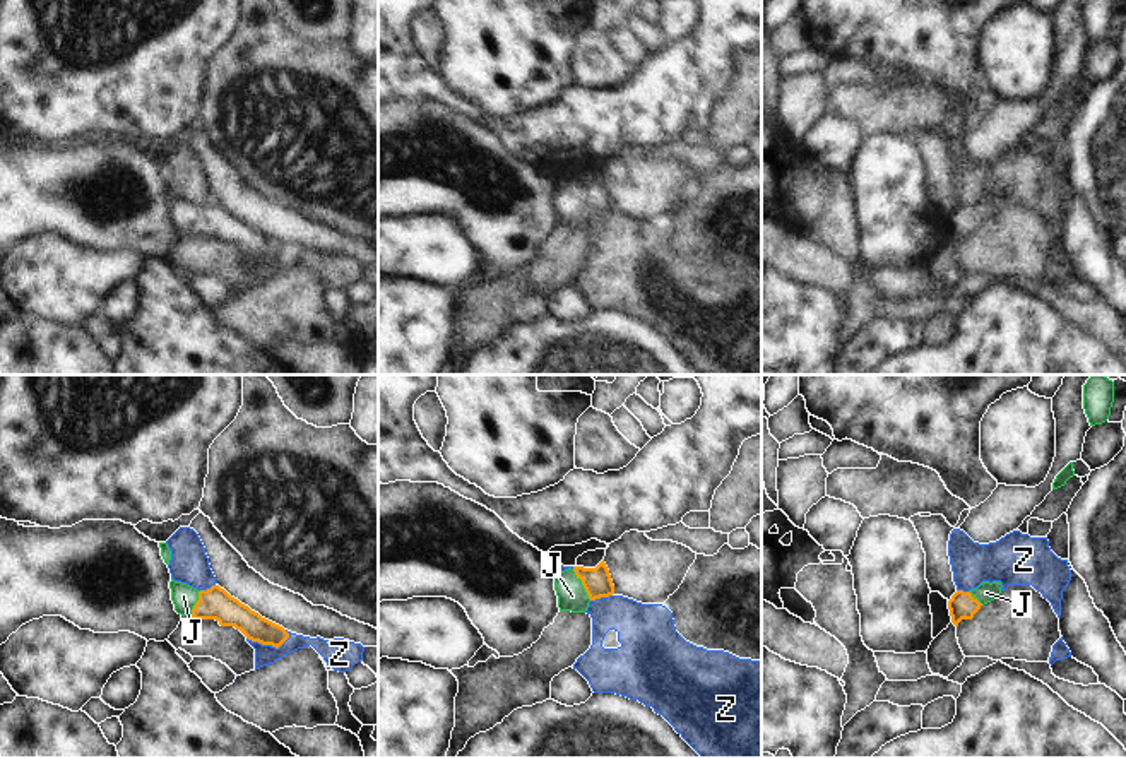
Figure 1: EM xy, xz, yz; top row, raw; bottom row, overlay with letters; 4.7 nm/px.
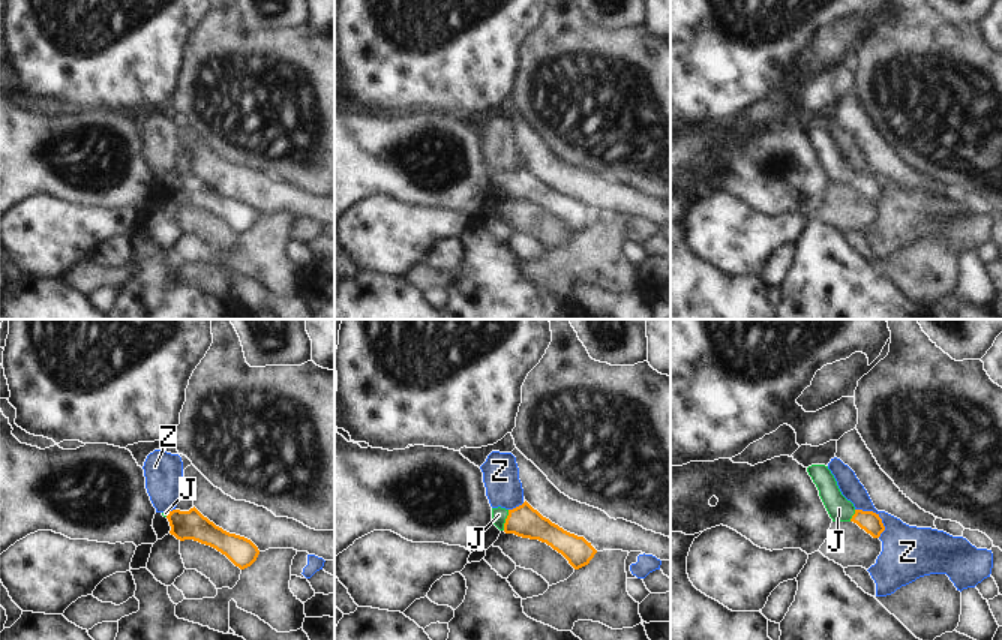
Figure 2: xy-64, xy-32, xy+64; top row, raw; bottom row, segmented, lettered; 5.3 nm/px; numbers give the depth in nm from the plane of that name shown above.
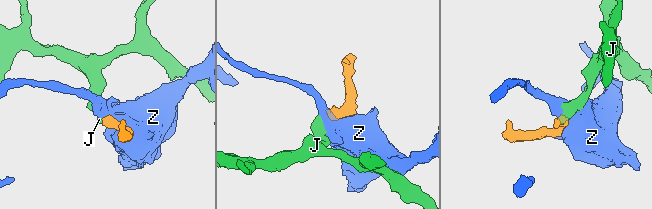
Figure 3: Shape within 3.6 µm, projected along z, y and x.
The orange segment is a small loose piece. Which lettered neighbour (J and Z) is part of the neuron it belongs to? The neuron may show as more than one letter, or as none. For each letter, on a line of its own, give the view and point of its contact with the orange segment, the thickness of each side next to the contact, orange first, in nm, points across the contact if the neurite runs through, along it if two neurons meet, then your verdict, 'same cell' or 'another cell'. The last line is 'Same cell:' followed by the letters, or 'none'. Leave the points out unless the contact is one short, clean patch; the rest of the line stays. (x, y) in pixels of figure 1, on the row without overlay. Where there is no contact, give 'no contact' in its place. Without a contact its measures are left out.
J: meets orange in xz at (582, 201); 130 nm thick on the orange side, 140 nm on the other; runs through xz (598, 199), (582, 201), (572, 213); same cell
Z: meets orange in xy at (269, 260); 140 nm thick on the orange side, 100 nm on the other; another cell
Same cell: J

